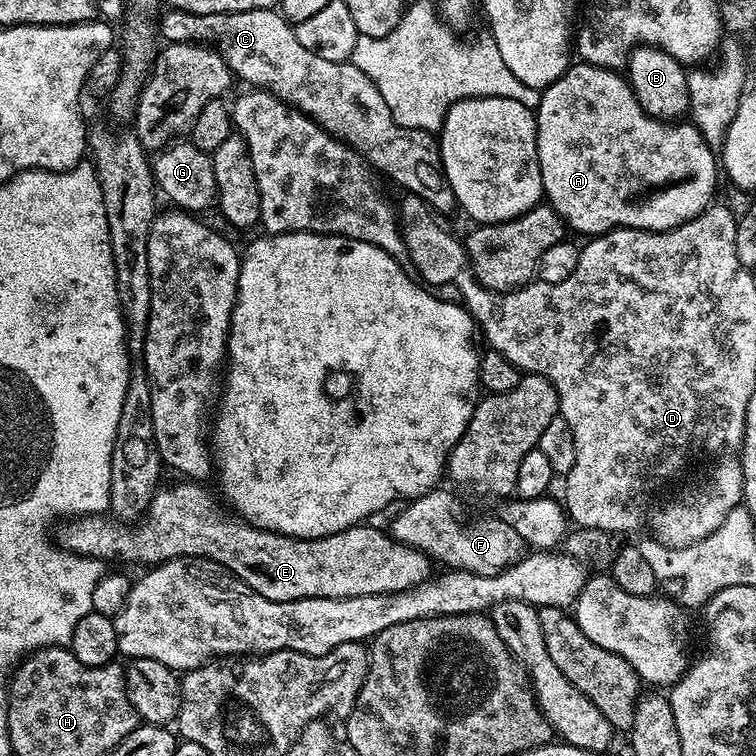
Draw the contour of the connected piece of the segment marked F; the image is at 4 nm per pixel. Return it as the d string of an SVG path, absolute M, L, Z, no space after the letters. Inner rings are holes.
M433 490L416 497L395 516L390 527L392 539L399 544L419 548L425 556L433 561L441 560L444 566L452 570L483 576L497 576L502 570L506 570L509 563L518 556L518 552L512 549L512 544L521 543L521 538L513 527L506 526L505 522L492 514L480 516L477 520L468 520L468 512L456 501L455 494L440 491Z

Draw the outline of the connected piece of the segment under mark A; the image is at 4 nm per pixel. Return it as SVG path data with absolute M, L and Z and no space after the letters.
M583 62L573 63L551 86L543 89L540 105L534 111L536 113L536 149L544 196L550 207L560 215L561 220L571 231L573 228L576 232L585 232L585 237L588 238L600 236L604 232L612 231L613 228L639 228L645 232L667 232L669 228L676 228L679 224L685 224L686 221L694 219L698 213L713 203L712 191L716 188L716 168L718 172L718 156L717 153L716 156L712 153L713 145L704 141L702 134L691 122L665 122L644 113L638 98L632 93L632 87L619 71L599 68Z

